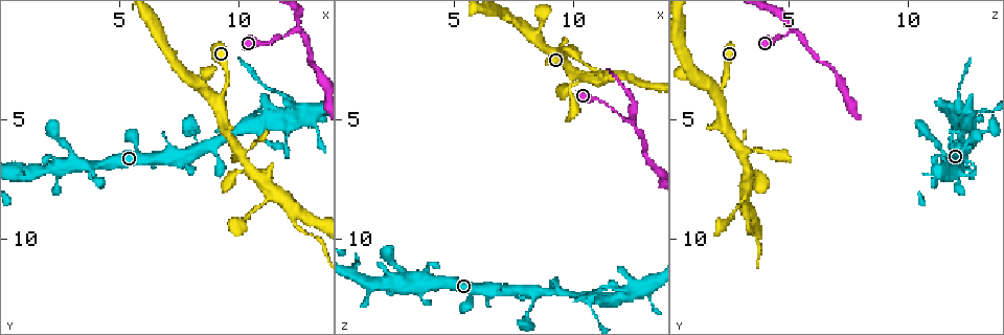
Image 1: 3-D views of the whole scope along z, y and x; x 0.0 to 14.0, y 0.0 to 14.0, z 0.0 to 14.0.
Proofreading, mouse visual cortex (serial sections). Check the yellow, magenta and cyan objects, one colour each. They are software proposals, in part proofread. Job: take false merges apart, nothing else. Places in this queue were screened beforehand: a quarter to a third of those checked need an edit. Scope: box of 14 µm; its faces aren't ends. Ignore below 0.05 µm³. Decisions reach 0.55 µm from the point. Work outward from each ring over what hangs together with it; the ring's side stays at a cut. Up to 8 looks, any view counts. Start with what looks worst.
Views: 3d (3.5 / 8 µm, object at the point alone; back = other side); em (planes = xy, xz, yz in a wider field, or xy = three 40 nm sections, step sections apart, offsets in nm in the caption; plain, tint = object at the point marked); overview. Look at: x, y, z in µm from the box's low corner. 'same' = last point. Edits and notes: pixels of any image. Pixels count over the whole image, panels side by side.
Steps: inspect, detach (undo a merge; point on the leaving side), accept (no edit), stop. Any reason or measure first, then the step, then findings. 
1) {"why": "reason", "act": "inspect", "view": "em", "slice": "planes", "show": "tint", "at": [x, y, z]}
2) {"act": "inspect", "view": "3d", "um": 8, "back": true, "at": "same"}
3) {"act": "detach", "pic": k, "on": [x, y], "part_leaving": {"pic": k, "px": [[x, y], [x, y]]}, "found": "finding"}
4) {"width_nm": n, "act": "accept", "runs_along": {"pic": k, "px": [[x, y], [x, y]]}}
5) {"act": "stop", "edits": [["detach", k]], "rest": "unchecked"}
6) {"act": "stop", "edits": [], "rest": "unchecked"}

{"why": "branch point", "act": "inspect", "view": "em", "slice": "xy", "step": 1, "show": "tint", "at": [12.4, 1.3, 5.1]}

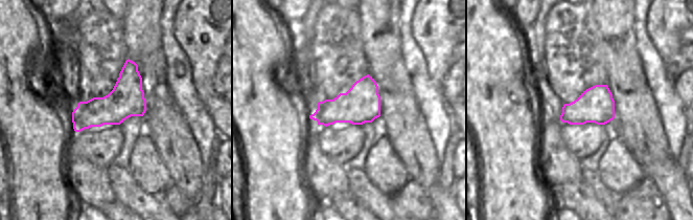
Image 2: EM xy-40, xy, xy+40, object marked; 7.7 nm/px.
{"act": "inspect", "view": "3d", "um": 3.5, "at": "same"}

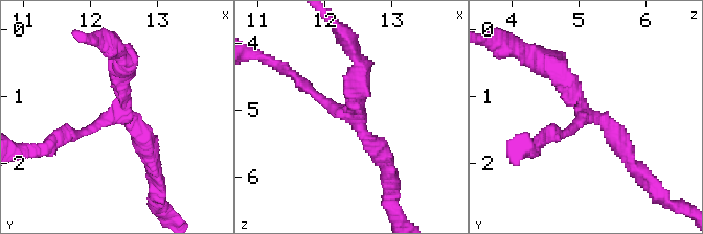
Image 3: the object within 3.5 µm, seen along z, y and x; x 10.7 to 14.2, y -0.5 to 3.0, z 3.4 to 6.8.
{"arms": 3, "act": "accept", "runs_along": {"pic": 3, "px": [[294, 76], [358, 124], [384, 157]]}, "found": "continuous, no second cell"}

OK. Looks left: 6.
{"why": "arms part here", "act": "inspect", "view": "3d", "um": 3.5, "at": [12.3, 8.9, 3.3]}

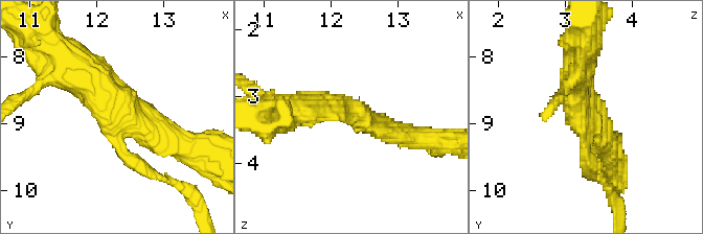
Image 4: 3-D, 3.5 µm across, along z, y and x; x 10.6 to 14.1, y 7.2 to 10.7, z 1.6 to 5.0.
{"arms": 3, "arm_widths_nm": [200, 350, 450], "act": "inspect", "view": "em", "slice": "planes", "show": "tint", "at": [12.35, 8.85, 3.25]}

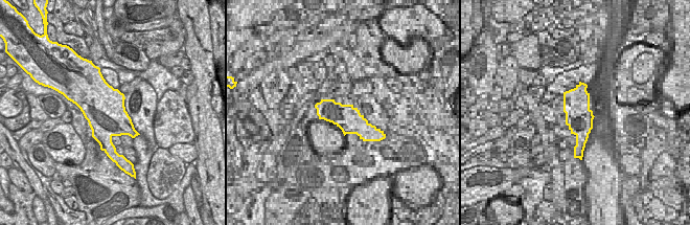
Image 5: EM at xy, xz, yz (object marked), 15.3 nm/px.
{"act": "inspect", "view": "em", "slice": "xy", "step": 3, "show": "tint", "at": "same"}

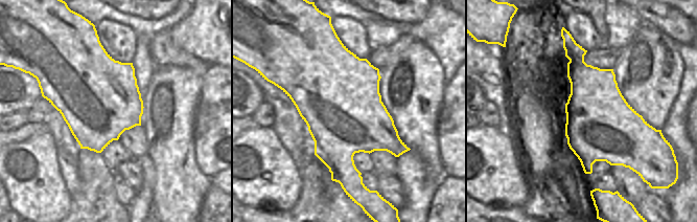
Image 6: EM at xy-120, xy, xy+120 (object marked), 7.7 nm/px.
{"act": "detach", "pic": 4, "on": [148, 171], "part_leaving": {"pic": 4, "px": [[123, 145], [198, 204]]}, "found": "a second cell is stuck on"}

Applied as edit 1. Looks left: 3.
{"act": "inspect", "view": "3d", "um": 8, "at": [12.3, 4.8, 12.2]}

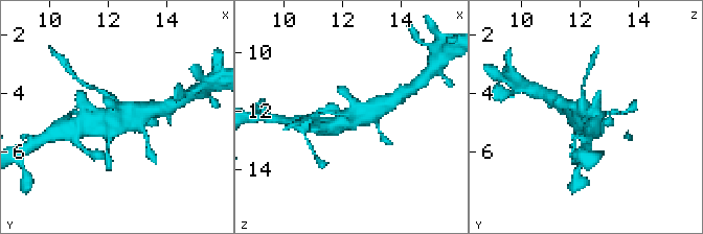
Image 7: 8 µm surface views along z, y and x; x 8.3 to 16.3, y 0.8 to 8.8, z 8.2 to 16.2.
{"why": "now the EM", "act": "inspect", "view": "em", "slice": "planes", "show": "tint", "at": [12.3, 4.7, 12.2]}

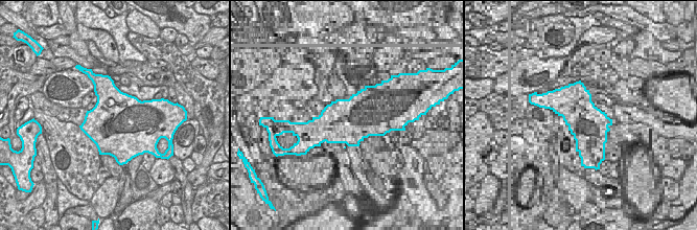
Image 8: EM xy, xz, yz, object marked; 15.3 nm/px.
{"act": "detach", "pic": 7, "on": [92, 87], "part_leaving": {"pic": 7, "px": [[106, 95], [75, 75]]}, "found": "a second cell is stuck on"}

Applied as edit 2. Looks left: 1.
{"act": "stop", "edits": [["detach", 4], ["detach", 7]], "rest": "unchecked"}

